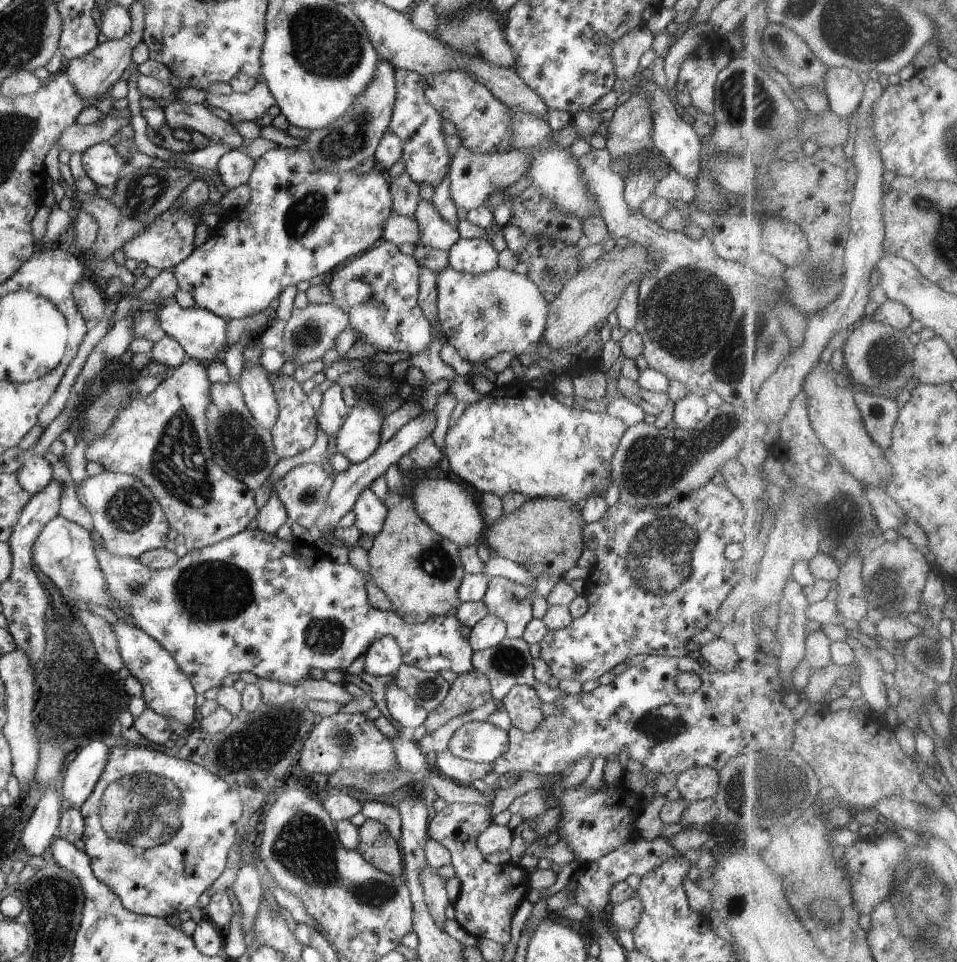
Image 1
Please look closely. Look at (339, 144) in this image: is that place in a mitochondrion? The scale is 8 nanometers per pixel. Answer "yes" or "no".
yes

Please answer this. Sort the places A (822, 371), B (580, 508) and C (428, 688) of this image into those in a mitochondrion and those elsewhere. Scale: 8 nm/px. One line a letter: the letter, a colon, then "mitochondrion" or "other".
A: other
B: other
C: mitochondrion

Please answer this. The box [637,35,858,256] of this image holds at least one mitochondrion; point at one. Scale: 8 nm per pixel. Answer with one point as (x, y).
(745, 101)

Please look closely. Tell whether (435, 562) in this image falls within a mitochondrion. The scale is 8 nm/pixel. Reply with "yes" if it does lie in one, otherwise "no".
yes

